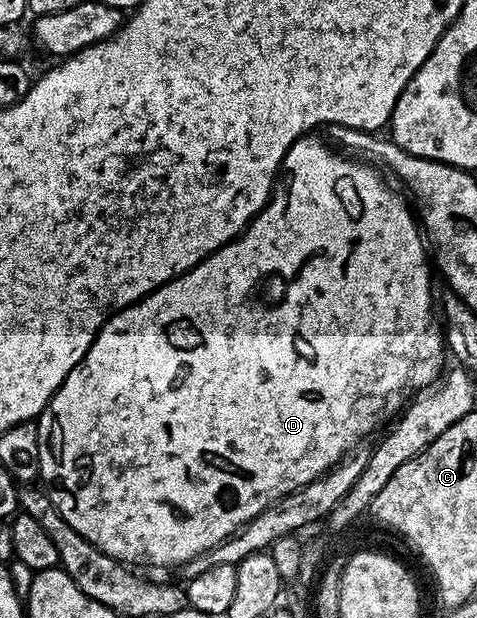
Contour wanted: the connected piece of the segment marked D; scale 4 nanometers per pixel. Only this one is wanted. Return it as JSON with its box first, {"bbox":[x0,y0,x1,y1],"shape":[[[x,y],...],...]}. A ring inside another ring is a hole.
{"bbox":[36,133,444,568],"shape":[[[314,133],[303,134],[301,139],[297,139],[286,150],[286,156],[282,159],[280,174],[274,184],[274,193],[270,200],[266,202],[266,208],[248,224],[245,231],[238,238],[233,239],[231,243],[225,243],[223,247],[216,249],[208,257],[204,257],[204,261],[200,261],[194,267],[185,268],[181,275],[176,276],[172,281],[168,281],[163,287],[157,287],[150,295],[145,295],[138,302],[133,303],[131,307],[126,307],[123,311],[117,312],[107,319],[106,324],[98,330],[98,335],[92,341],[88,353],[75,365],[72,373],[68,373],[68,377],[60,385],[60,389],[51,397],[50,404],[45,407],[36,420],[38,436],[40,437],[40,479],[49,488],[48,494],[52,505],[56,505],[60,517],[64,517],[64,521],[68,521],[68,525],[72,525],[72,529],[76,529],[76,533],[80,533],[80,537],[84,537],[89,543],[96,545],[96,549],[108,553],[112,558],[118,559],[124,564],[147,563],[150,567],[175,566],[174,568],[177,568],[181,564],[192,561],[192,557],[200,557],[200,553],[220,545],[224,540],[230,538],[232,533],[239,531],[245,523],[252,521],[252,517],[256,517],[261,511],[268,509],[268,505],[272,505],[280,497],[291,495],[292,492],[300,490],[304,485],[308,485],[328,474],[341,459],[345,459],[349,452],[355,450],[361,444],[358,442],[365,435],[370,435],[377,429],[378,418],[389,407],[399,406],[398,408],[401,408],[407,397],[413,396],[421,391],[423,387],[433,387],[435,383],[439,382],[440,376],[443,374],[444,331],[439,324],[438,327],[434,324],[434,315],[436,319],[436,295],[434,299],[434,291],[430,288],[432,267],[428,262],[428,251],[424,246],[419,224],[416,222],[415,216],[414,219],[410,216],[409,205],[402,200],[403,192],[401,190],[398,190],[399,192],[393,191],[382,180],[383,172],[377,166],[371,165],[361,158],[351,157],[349,154],[335,149],[325,138],[323,138],[324,140],[317,139],[316,136],[317,134]]]}

